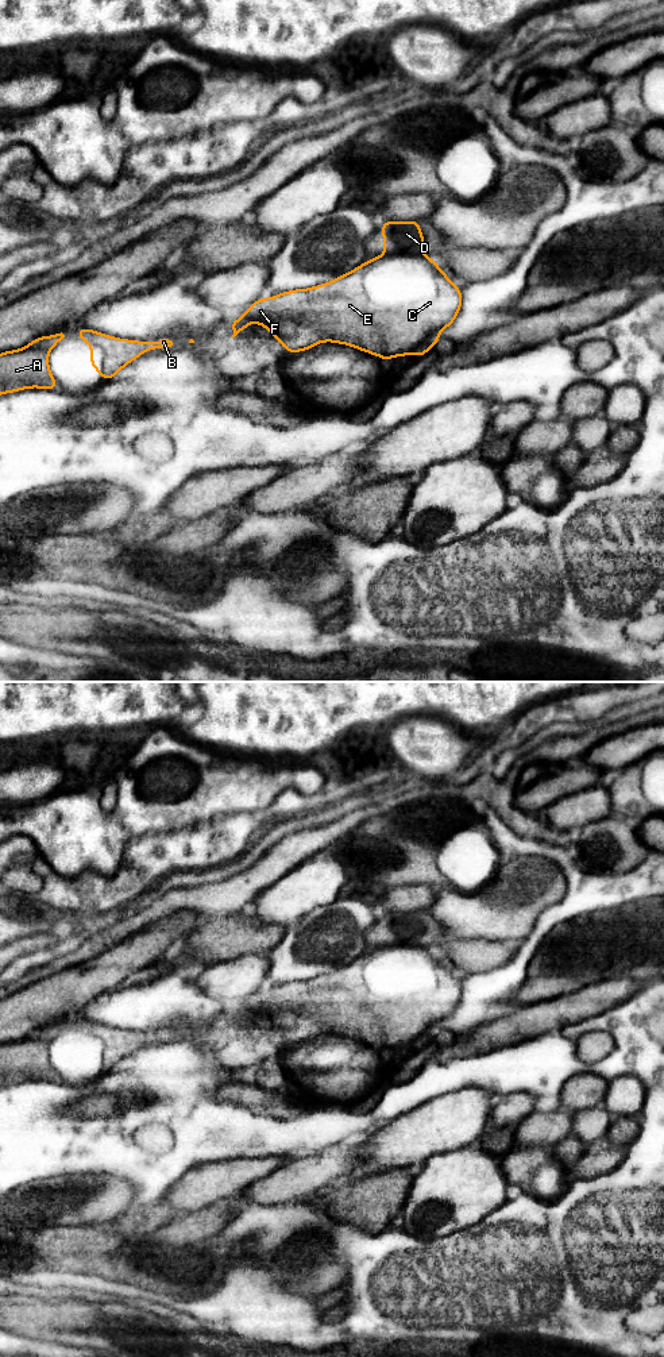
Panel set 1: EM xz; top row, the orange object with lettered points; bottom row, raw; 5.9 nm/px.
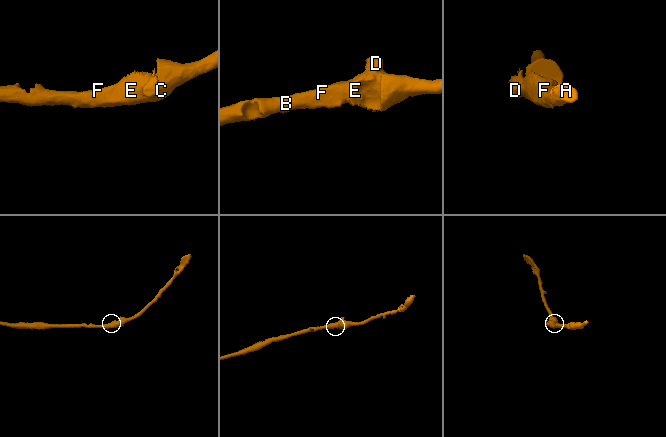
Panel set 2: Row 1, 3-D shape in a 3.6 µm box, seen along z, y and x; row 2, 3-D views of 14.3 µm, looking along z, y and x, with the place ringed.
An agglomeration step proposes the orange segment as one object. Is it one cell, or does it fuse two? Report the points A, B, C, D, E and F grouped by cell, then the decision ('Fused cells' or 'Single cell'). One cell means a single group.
Groups: A B C E F / D. Fused cells

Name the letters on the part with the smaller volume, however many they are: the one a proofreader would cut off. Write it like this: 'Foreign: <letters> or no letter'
Foreign: D

